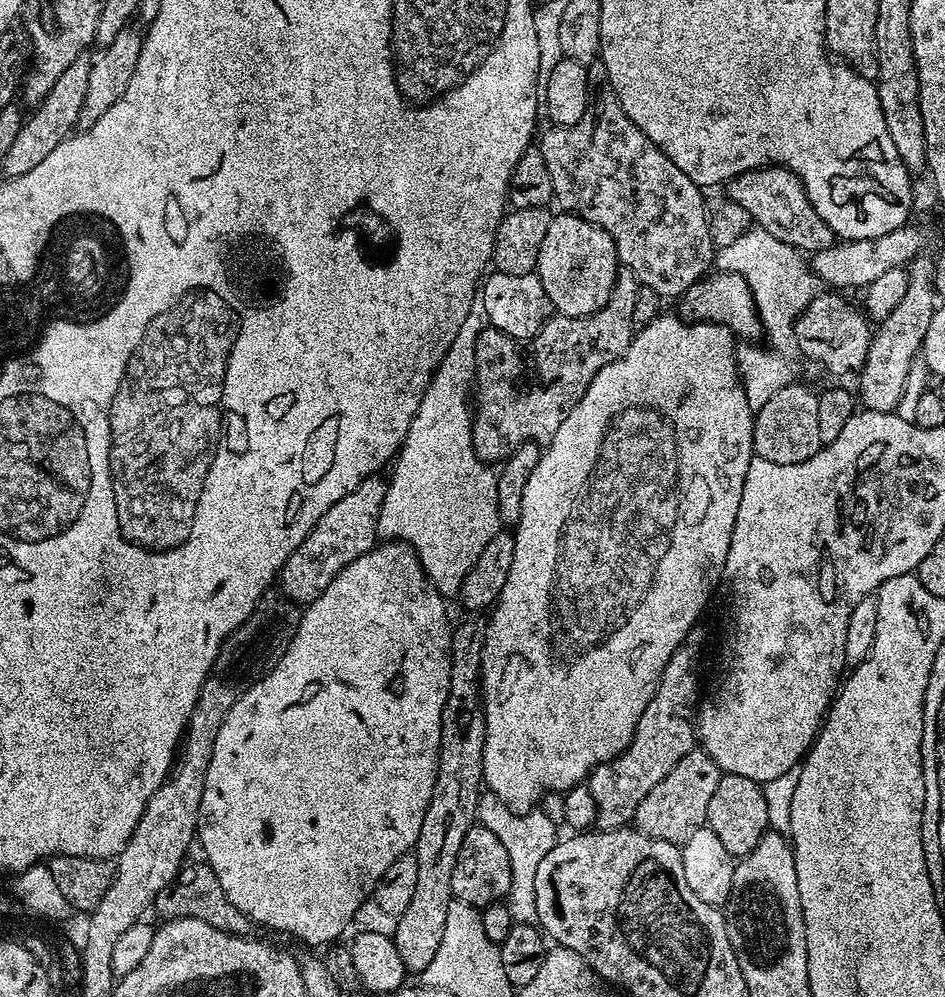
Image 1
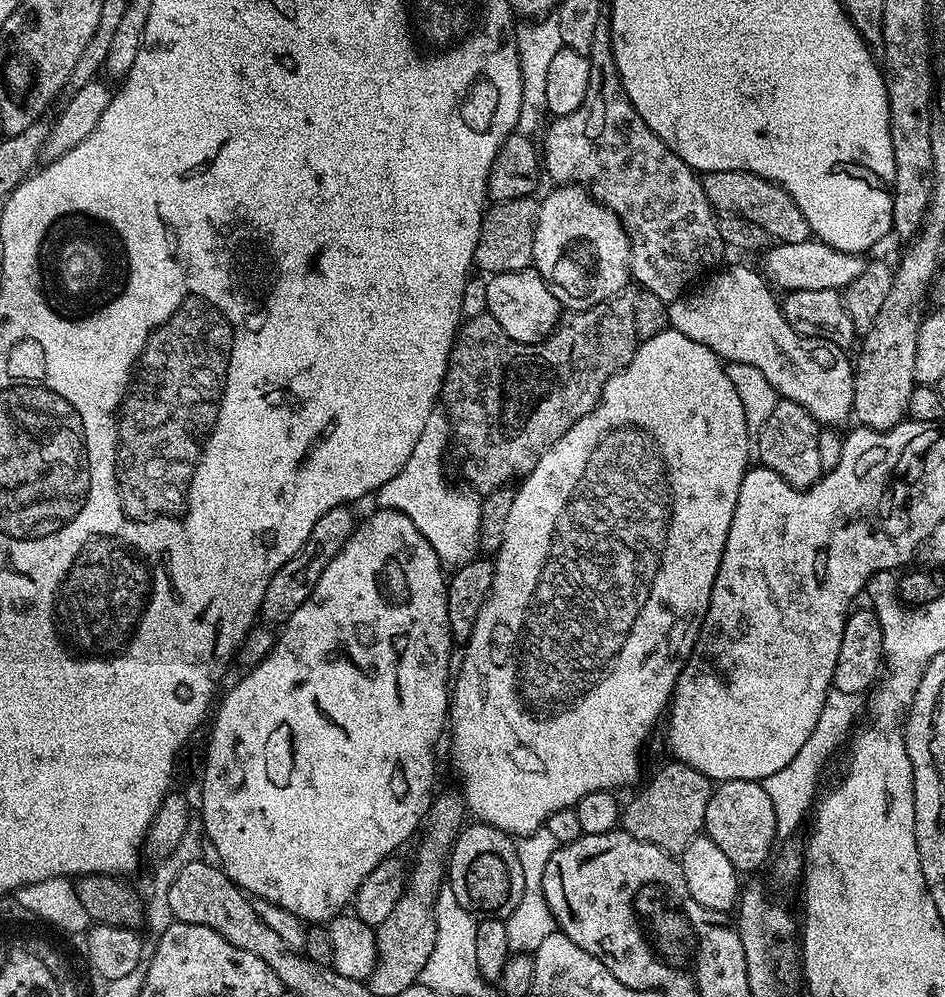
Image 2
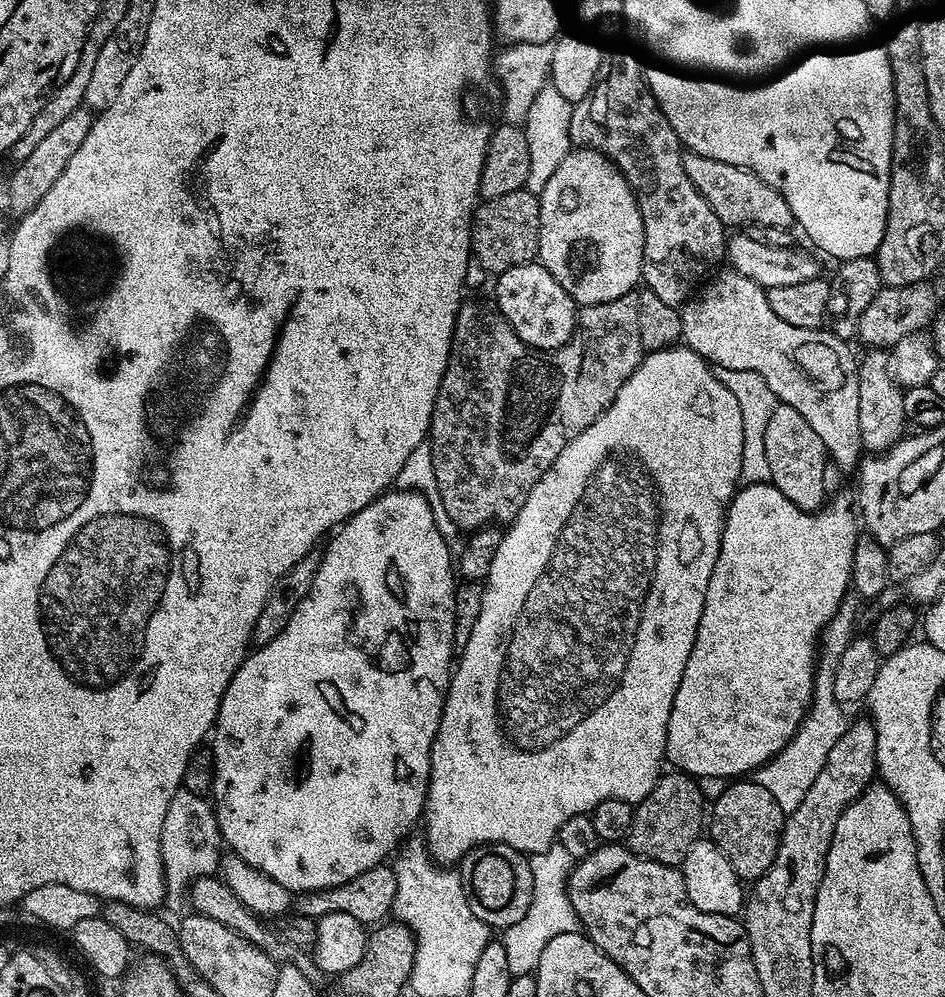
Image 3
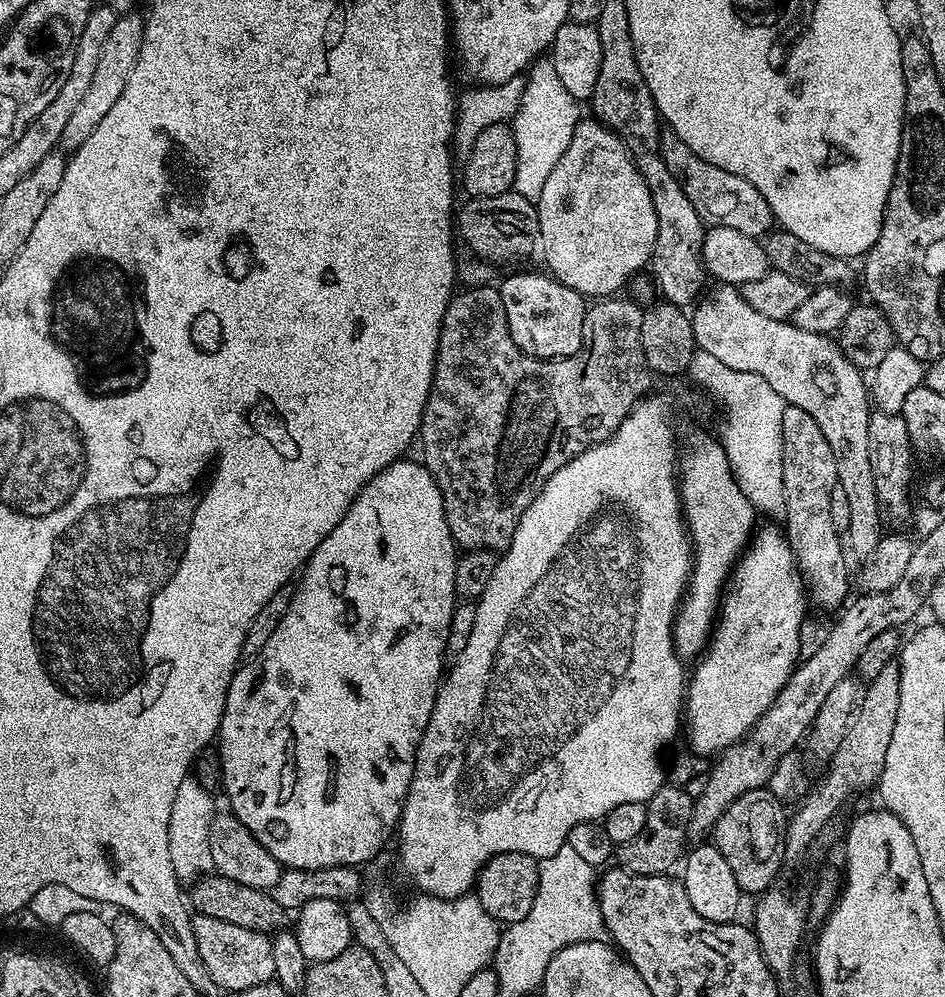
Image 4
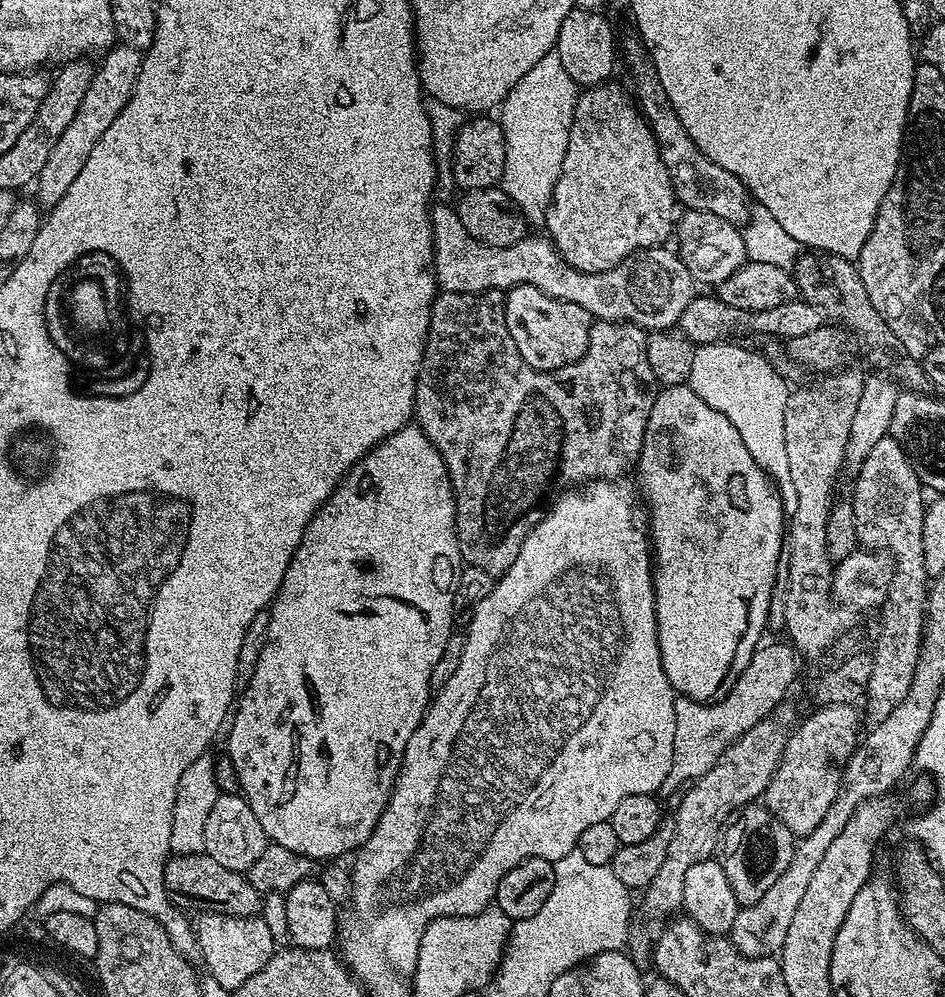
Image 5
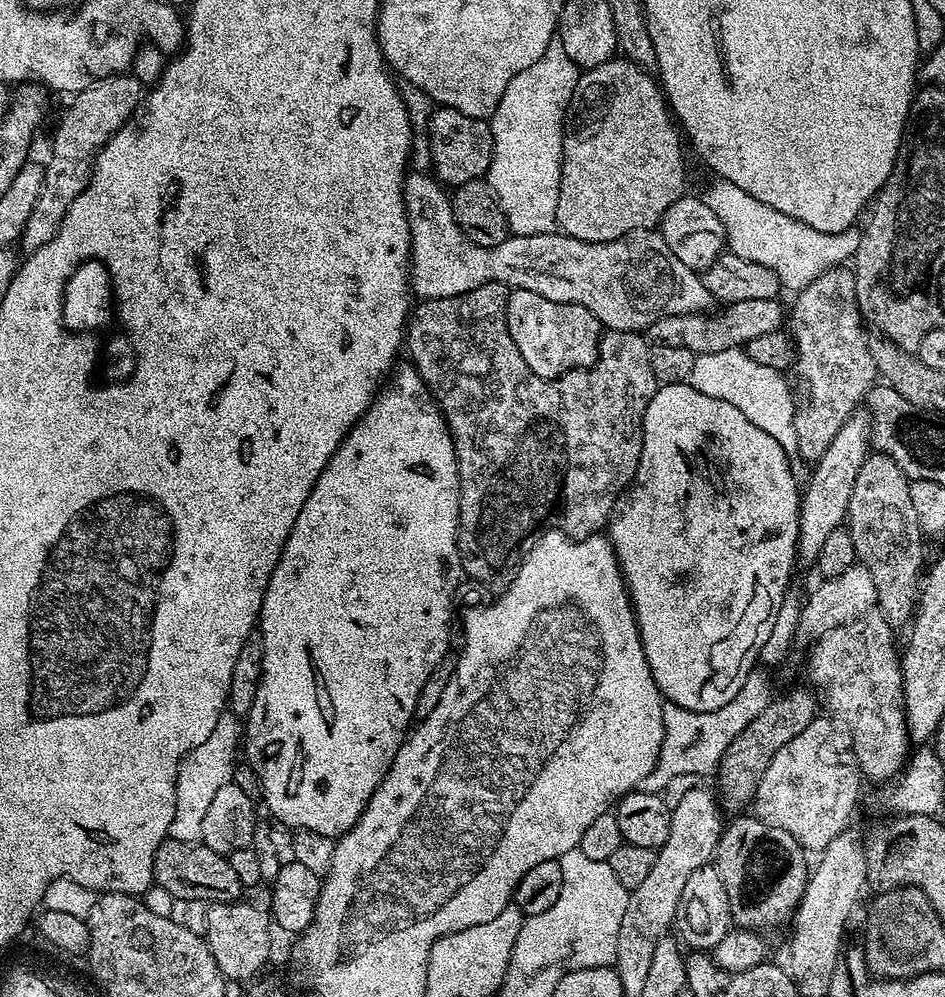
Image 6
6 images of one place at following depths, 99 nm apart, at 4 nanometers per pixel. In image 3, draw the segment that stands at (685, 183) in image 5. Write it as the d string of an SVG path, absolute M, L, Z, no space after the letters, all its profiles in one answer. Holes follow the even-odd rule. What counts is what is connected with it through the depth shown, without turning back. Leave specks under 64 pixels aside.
M691 154L682 155L682 166L686 178L694 184L701 198L710 206L710 210L718 216L722 223L732 230L751 230L754 228L786 228L791 229L794 221L790 214L790 206L778 190L766 186L762 178L744 168L730 166L726 162L714 162L710 158L702 158Z

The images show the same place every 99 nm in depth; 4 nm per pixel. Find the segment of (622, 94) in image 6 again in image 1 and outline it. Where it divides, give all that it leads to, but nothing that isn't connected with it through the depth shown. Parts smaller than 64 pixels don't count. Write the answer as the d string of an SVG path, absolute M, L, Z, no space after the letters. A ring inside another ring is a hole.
M553 215L550 226L546 226L546 238L542 238L534 271L542 282L542 290L546 290L546 298L550 298L559 315L592 316L612 296L618 271L616 247L610 234L597 224L580 216L559 215Z

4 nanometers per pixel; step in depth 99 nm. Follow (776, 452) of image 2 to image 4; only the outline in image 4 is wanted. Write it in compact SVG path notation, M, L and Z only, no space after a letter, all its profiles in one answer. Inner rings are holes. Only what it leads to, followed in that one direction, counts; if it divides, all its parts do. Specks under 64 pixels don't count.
M785 406L782 410L782 528L788 537L797 569L806 585L806 596L820 608L836 608L849 599L848 572L844 569L845 545L829 515L830 490L836 483L834 455L815 419L806 411Z

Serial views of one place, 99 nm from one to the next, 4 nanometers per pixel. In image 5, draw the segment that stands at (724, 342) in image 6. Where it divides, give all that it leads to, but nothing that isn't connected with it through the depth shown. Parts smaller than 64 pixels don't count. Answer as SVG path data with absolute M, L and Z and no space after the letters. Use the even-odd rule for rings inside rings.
M693 295L692 301L682 310L678 332L692 345L718 344L727 341L735 332L753 332L756 336L777 336L780 342L787 342L790 338L799 338L801 334L811 334L814 330L823 328L826 317L810 302L802 298L782 302L782 306L770 306L770 310L734 310L734 306L726 306L719 295Z

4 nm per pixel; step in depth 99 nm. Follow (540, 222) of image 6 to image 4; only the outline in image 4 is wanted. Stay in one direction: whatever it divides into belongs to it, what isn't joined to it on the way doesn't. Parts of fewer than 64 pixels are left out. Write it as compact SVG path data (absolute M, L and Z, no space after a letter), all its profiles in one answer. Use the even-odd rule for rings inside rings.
M551 58L537 59L527 69L523 79L521 102L510 121L514 146L518 146L518 166L512 187L518 195L535 202L542 194L542 186L546 186L546 178L550 178L550 170L554 170L554 166L558 166L558 158L566 154L566 146L570 146L570 138L574 138L582 112L581 105L572 97L570 90L562 86Z

